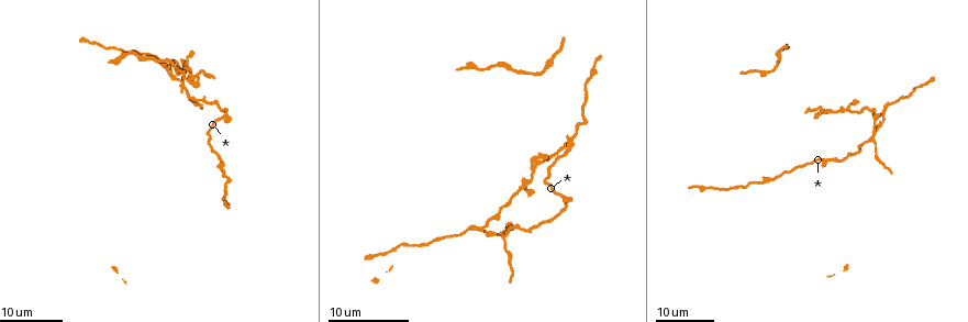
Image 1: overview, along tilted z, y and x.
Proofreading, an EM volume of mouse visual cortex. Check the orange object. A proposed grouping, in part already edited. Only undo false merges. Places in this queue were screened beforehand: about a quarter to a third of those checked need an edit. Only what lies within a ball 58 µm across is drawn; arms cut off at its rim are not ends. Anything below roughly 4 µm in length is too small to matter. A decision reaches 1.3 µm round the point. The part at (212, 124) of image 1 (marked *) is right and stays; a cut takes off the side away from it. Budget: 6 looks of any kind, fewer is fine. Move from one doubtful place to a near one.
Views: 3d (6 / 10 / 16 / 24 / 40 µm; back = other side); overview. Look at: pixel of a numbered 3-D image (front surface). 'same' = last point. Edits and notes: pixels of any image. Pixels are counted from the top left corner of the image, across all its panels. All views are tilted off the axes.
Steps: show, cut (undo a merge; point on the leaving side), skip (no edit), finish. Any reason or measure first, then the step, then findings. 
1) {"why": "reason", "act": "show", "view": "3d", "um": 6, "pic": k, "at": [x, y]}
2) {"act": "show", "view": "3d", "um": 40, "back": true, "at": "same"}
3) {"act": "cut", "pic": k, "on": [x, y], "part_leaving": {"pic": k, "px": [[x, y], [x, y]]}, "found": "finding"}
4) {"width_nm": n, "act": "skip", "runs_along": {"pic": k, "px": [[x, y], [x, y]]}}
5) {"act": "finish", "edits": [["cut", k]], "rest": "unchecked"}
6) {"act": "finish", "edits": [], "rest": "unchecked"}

{"act": "show", "view": "3d", "um": 16, "pic": 1, "at": [183, 89]}

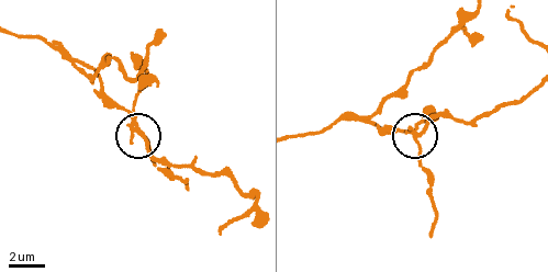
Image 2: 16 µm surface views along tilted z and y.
{"act": "show", "view": "3d", "um": 10, "pic": 2, "at": [419, 139]}

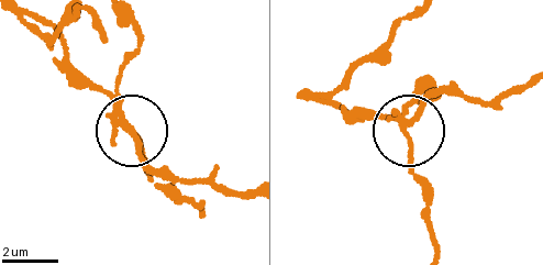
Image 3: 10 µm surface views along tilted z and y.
{"width_nm": 160, "act": "cut", "pic": 3, "on": [120, 77], "part_leaving": {"pic": 3, "px": [[399, 119], [432, 249]]}, "found": "two neurons meet here"}

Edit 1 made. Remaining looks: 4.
{"why": "thick turns thin", "act": "show", "view": "3d", "um": 16, "pic": 1, "at": [448, 238]}

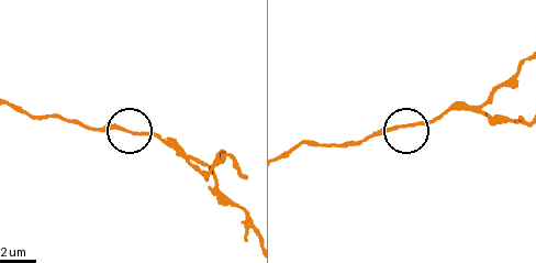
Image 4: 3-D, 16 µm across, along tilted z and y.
{"act": "show", "view": "3d", "um": 6, "pic": 4, "at": [407, 127]}

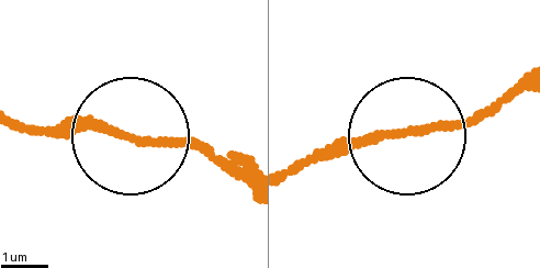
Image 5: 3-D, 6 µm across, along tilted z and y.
{"act": "skip", "runs_along": {"pic": 5, "px": [[524, 86], [441, 127], [304, 158]]}, "found": "continuous, no second neuron"}

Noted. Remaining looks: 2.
{"why": "thick turns thin", "act": "show", "view": "3d", "um": 24, "pic": 1, "at": [775, 177]}

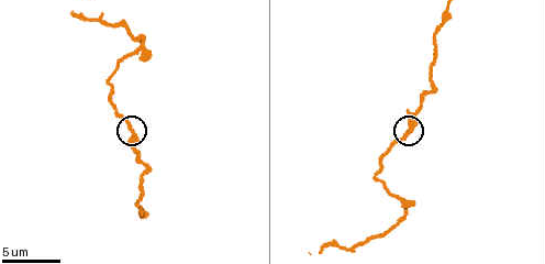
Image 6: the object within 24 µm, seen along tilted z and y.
{"why": "closer look", "act": "show", "view": "3d", "um": 10, "pic": 6, "at": [409, 132]}

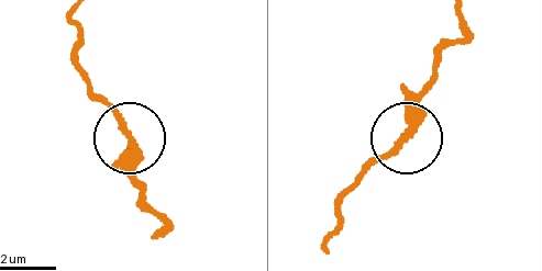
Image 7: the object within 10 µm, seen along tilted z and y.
{"act": "skip", "runs_along": {"pic": 7, "px": [[329, 234], [341, 192], [402, 138], [404, 108], [421, 86]]}, "found": "continuous, no second neuron"}

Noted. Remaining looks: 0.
{"act": "finish", "edits": [["cut", 3]], "rest": "unchecked"}

